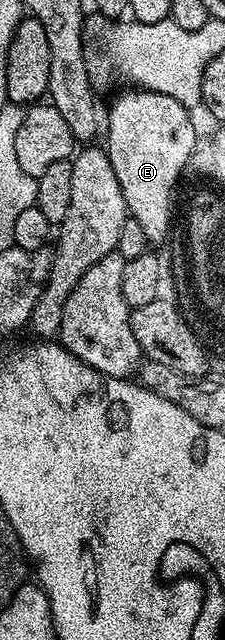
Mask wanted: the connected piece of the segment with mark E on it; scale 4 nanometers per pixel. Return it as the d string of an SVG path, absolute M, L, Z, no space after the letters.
M133 88L112 105L108 113L108 145L106 152L118 175L128 216L146 231L149 243L169 236L173 227L172 192L177 192L179 172L195 149L195 127L189 106L170 99L170 95L149 89Z

